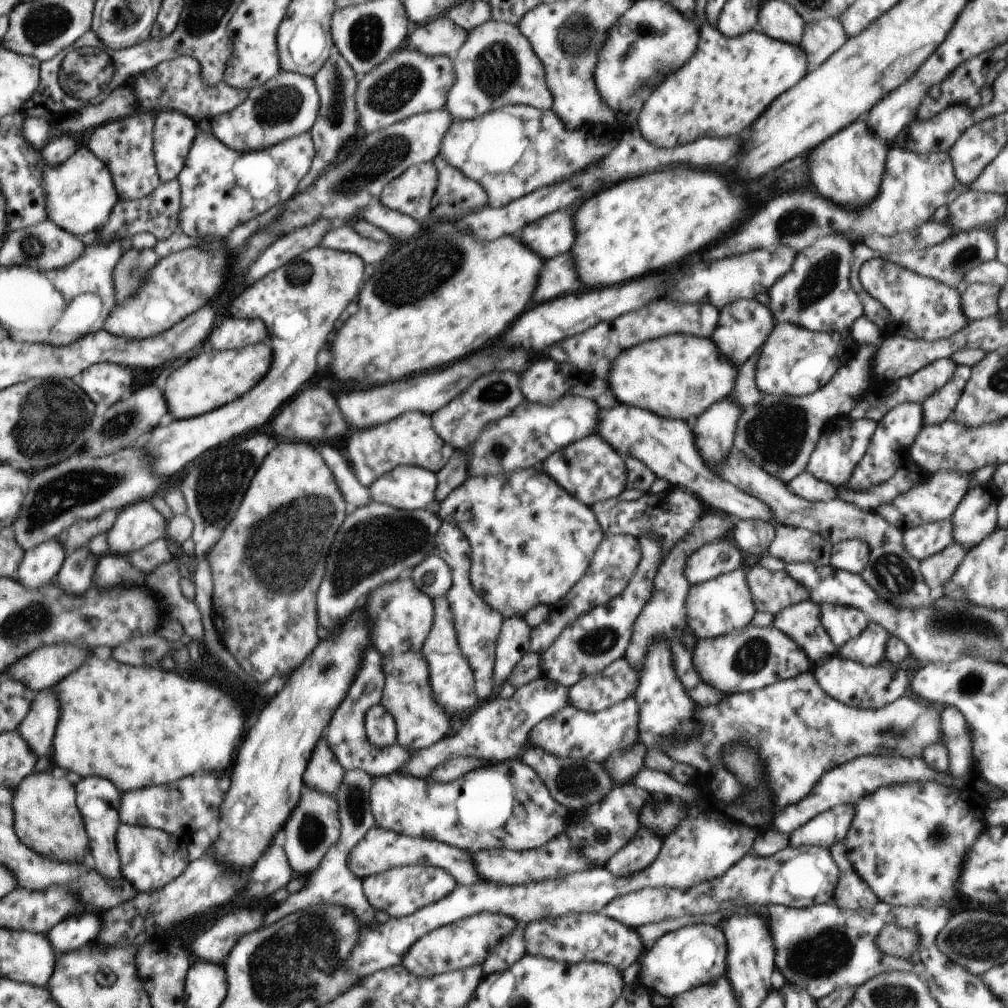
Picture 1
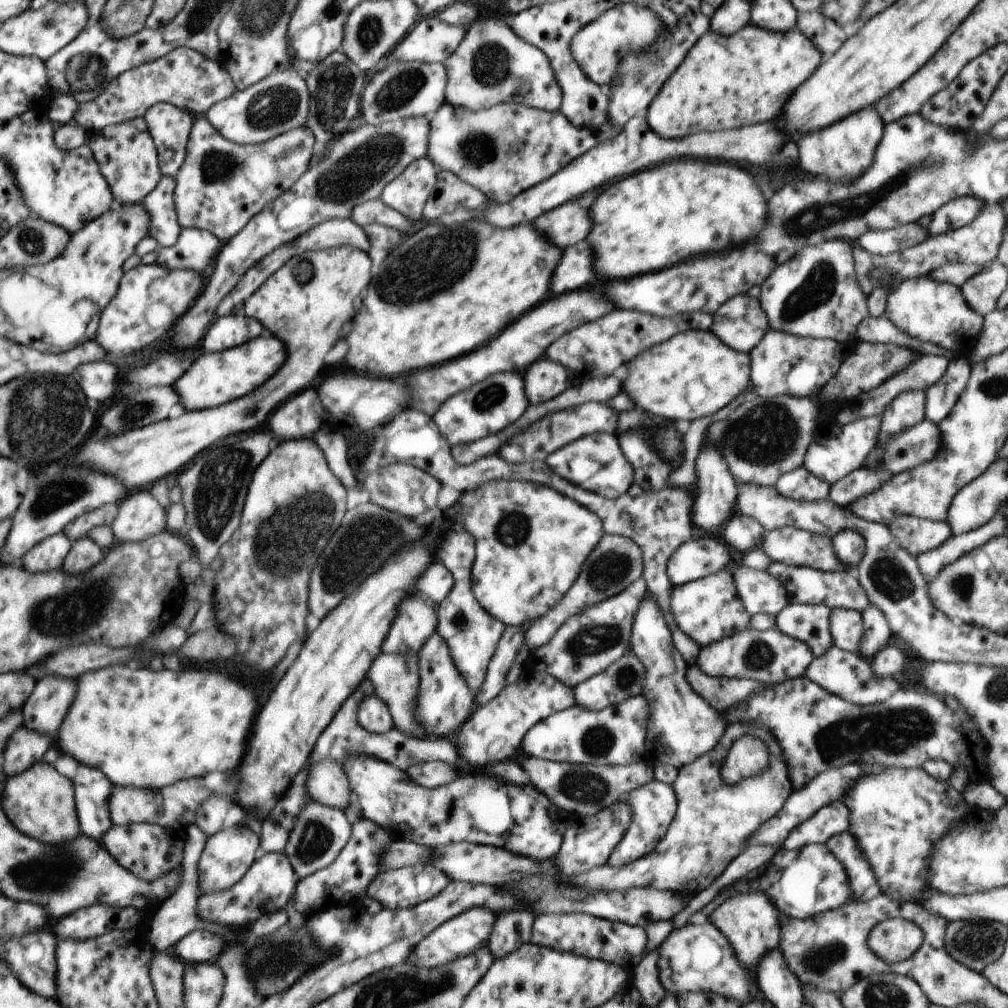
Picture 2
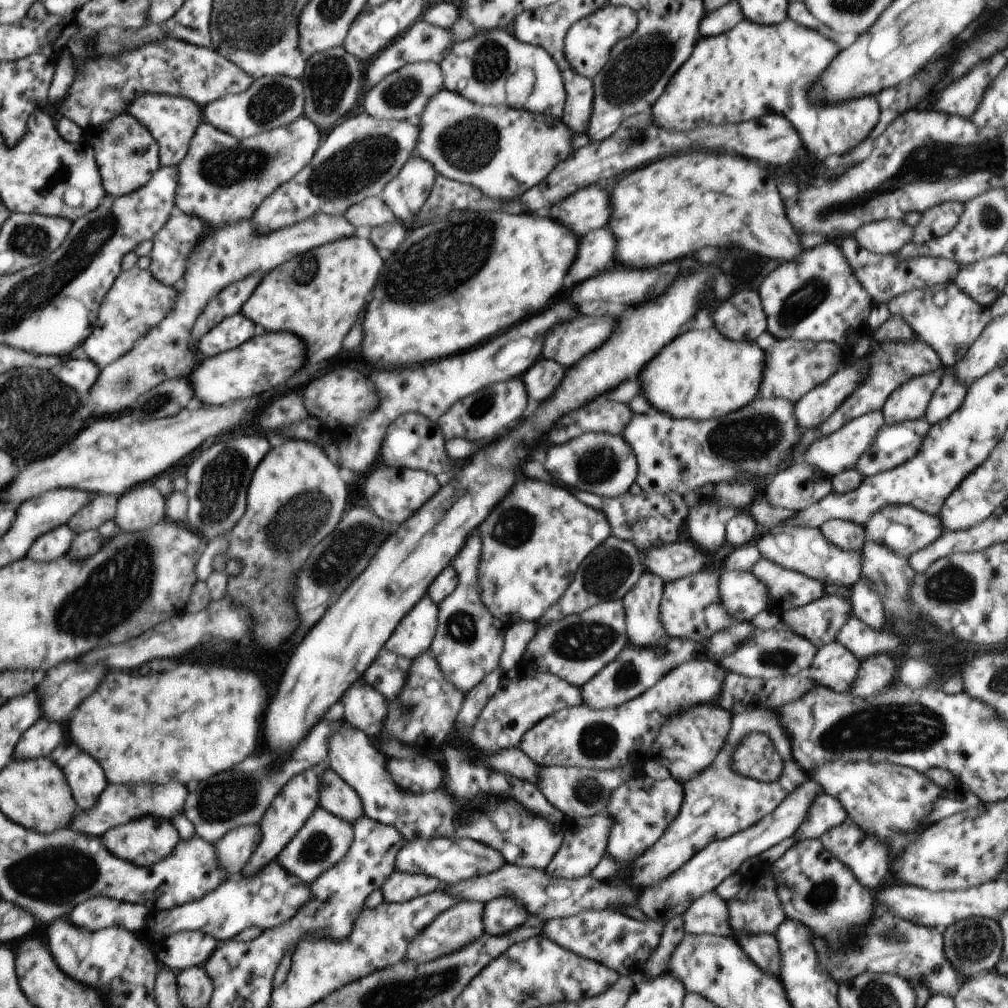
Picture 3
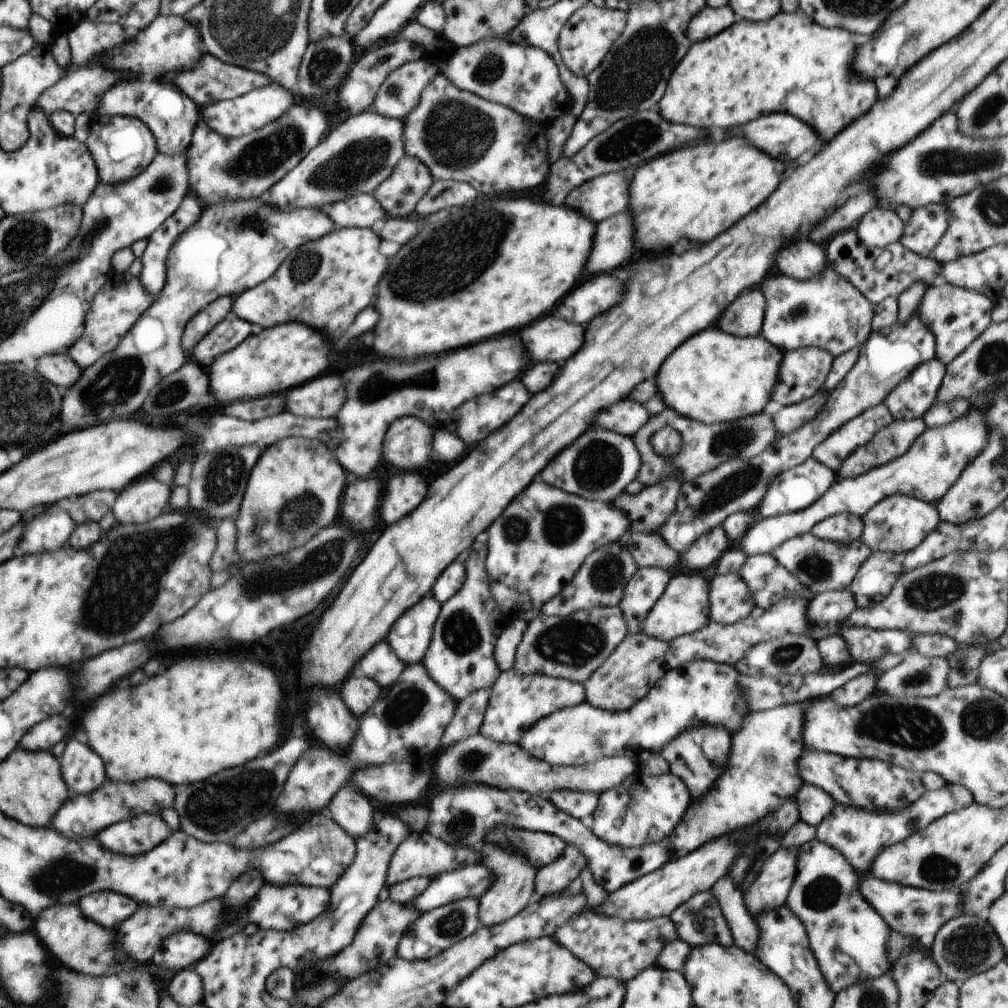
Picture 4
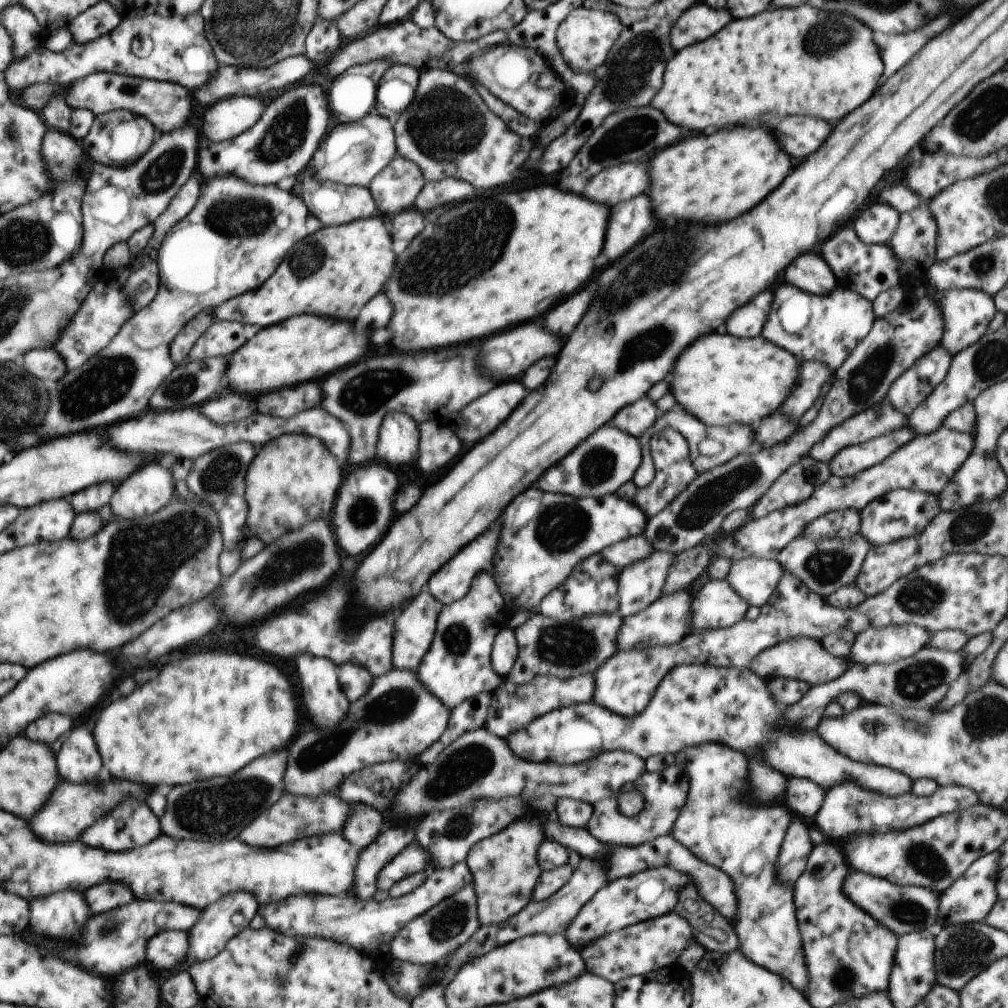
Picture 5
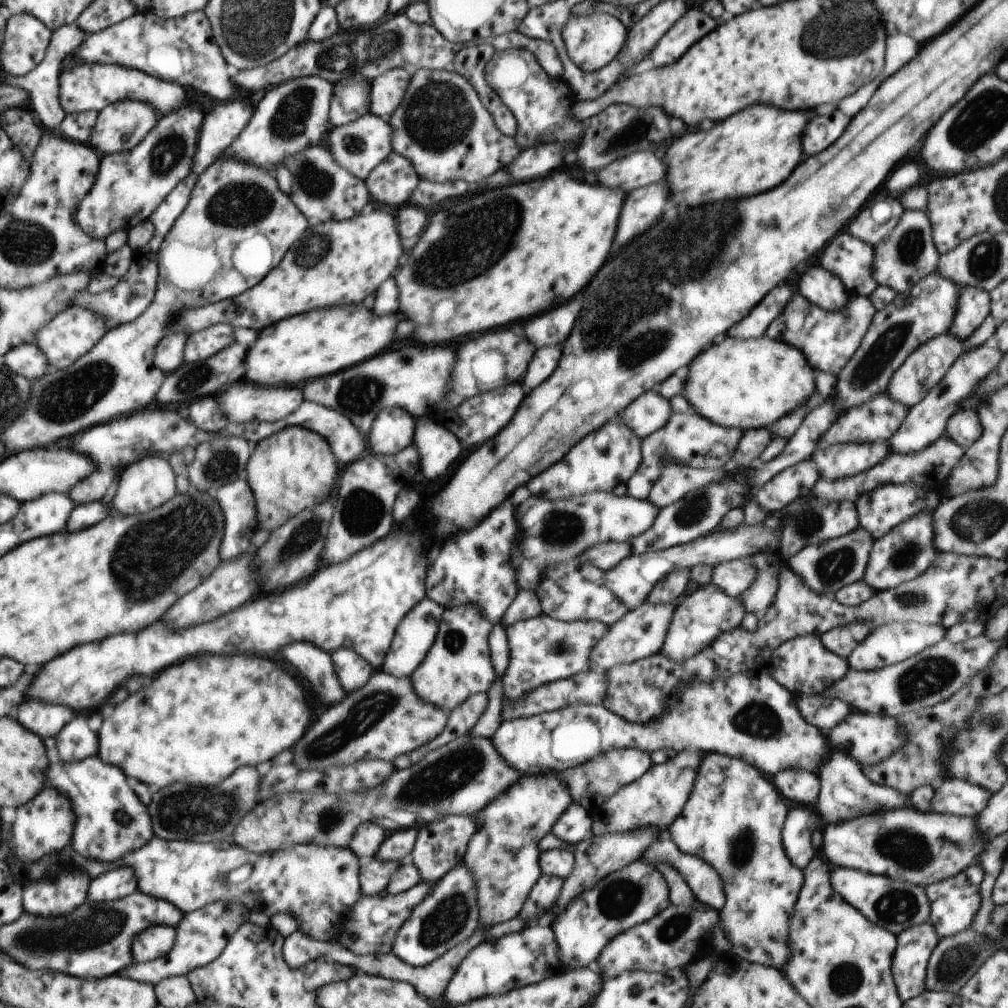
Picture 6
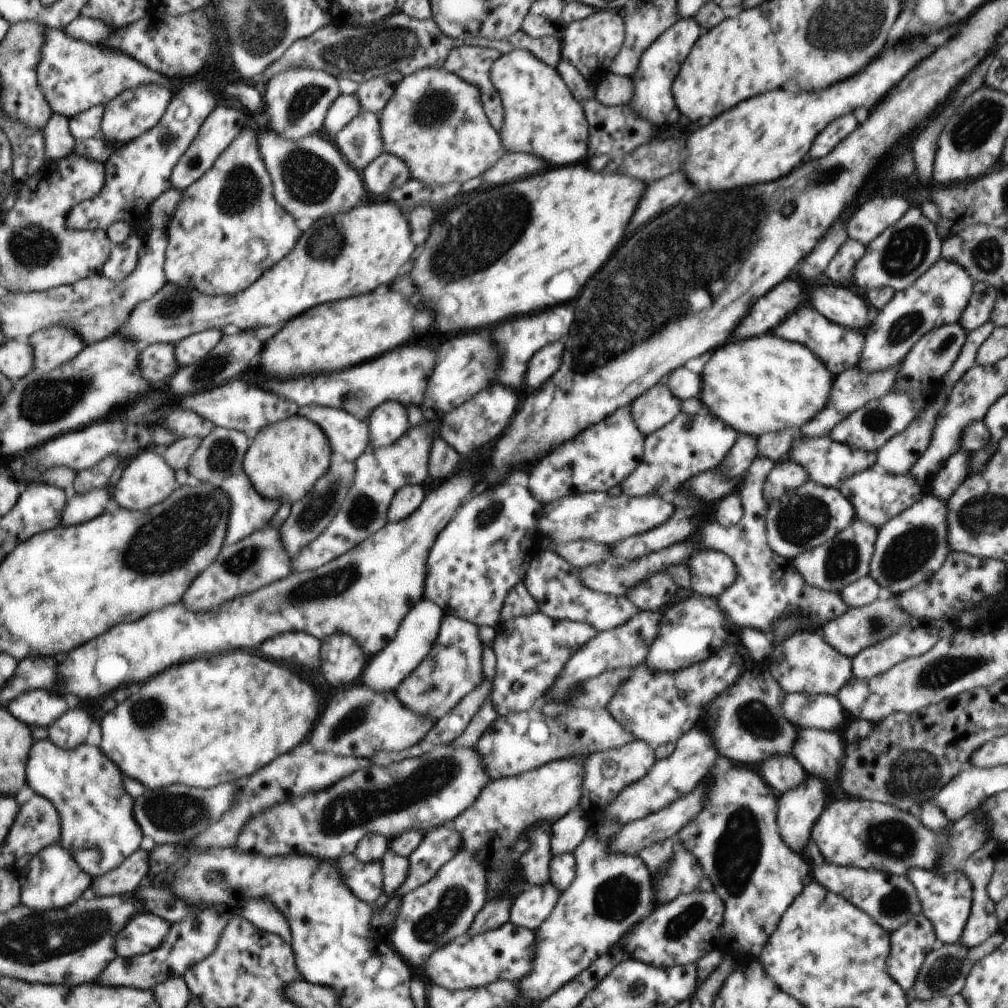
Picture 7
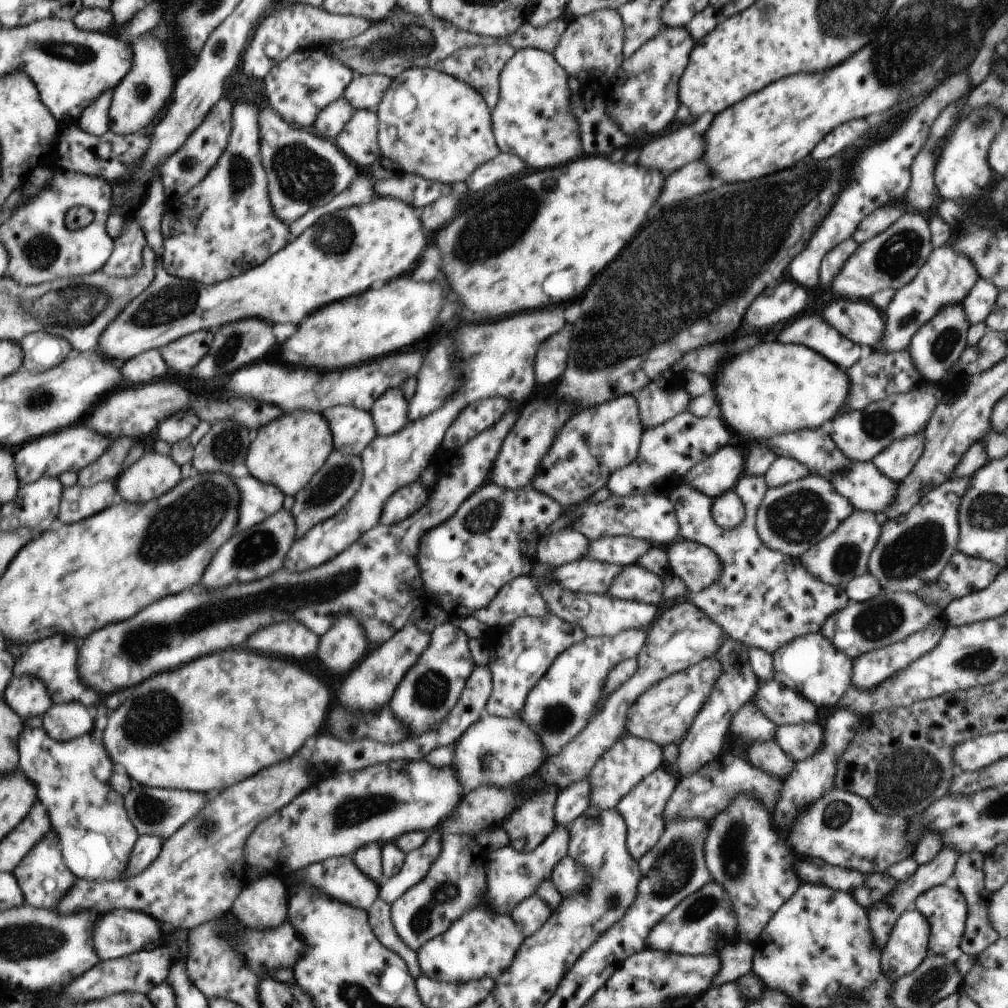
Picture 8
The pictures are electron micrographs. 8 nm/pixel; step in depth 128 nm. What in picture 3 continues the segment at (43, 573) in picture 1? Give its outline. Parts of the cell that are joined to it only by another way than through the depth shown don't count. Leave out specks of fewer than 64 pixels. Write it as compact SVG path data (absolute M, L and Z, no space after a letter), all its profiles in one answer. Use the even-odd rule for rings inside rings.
M66 525L58 526L45 535L41 535L29 549L28 557L31 560L50 562L57 560L68 553L74 539L74 530Z

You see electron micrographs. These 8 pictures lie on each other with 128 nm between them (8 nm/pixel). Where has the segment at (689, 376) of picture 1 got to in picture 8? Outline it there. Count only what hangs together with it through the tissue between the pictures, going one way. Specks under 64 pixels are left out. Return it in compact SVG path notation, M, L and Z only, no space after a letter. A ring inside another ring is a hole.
M775 338L766 339L758 346L742 352L738 358L732 356L720 366L720 371L712 378L717 412L722 414L727 425L732 426L737 437L761 439L772 438L776 434L796 432L796 430L814 430L820 428L826 420L842 413L850 392L850 380L842 368L824 358L815 350L798 344L784 344Z

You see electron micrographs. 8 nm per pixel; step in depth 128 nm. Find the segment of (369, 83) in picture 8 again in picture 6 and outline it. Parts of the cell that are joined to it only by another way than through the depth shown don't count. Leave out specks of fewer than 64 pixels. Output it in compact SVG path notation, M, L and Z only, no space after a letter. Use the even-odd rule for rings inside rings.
M392 68L371 81L369 88L370 113L389 121L410 86L411 75L404 68Z

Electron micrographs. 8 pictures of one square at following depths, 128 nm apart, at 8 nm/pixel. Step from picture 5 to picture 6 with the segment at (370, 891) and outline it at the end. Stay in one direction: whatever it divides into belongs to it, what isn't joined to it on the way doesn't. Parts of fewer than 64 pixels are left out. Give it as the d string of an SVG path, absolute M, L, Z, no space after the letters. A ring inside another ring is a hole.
M406 827L389 833L376 852L376 860L404 861L409 859L417 838L417 829Z

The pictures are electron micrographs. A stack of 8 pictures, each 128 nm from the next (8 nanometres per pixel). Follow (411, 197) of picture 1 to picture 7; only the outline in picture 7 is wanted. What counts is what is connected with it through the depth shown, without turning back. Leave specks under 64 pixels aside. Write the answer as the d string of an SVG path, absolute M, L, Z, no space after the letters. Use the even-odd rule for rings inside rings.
M381 153L362 172L366 190L376 196L388 196L390 190L406 186L412 180L410 168L398 156Z

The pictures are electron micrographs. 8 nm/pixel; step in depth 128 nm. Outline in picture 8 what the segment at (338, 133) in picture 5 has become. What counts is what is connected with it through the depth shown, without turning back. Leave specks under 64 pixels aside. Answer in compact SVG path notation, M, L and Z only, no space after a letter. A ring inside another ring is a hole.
M366 109L355 110L335 138L335 145L356 166L369 168L382 157L377 140L378 123L377 113Z

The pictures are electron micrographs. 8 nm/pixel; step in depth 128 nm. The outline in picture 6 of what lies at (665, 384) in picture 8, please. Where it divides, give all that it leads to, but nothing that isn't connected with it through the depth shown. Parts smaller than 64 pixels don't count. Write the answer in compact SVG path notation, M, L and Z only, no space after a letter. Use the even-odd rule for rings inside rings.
M652 389L639 396L634 402L620 412L618 418L638 436L644 437L660 430L673 410L670 401L662 396L658 389Z

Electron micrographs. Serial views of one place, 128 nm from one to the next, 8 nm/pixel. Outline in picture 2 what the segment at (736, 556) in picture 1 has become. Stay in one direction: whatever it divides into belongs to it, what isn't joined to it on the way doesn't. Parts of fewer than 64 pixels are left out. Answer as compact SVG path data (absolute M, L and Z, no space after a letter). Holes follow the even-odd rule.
M690 538L685 544L682 544L672 555L669 556L665 572L672 586L679 586L693 582L703 577L722 571L730 562L730 552L728 546L720 544L720 538L700 538L693 540Z

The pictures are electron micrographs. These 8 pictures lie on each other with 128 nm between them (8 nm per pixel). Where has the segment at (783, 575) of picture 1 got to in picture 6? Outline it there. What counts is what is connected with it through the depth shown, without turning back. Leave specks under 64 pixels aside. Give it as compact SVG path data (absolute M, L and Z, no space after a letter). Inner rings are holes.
M712 583L703 585L703 588L696 590L690 596L682 596L676 603L676 610L674 610L661 652L668 660L674 660L674 662L689 660L700 650L711 646L722 632L738 627L745 613L742 600L728 596L726 592L722 592Z

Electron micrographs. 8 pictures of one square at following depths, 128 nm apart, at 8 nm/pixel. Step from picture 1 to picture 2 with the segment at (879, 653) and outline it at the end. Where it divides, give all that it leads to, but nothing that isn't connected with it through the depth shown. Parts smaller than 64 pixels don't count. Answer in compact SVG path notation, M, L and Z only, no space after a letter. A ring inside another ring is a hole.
M871 603L860 612L863 638L858 654L866 659L874 657L882 648L891 644L892 634L884 614Z

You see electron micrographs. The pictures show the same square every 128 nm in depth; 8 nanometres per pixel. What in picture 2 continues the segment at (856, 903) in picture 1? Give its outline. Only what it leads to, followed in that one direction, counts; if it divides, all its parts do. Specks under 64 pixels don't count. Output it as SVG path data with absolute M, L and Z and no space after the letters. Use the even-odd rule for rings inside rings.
M849 831L832 836L825 846L843 865L855 901L868 901L881 894L879 883L869 861Z

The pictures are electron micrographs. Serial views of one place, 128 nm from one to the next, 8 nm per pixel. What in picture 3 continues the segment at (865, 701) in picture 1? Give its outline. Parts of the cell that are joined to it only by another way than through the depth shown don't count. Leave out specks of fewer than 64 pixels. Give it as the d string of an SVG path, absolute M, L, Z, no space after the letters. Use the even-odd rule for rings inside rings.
M832 641L816 652L810 668L800 673L812 678L817 684L838 693L848 693L856 679L861 662L840 642Z

